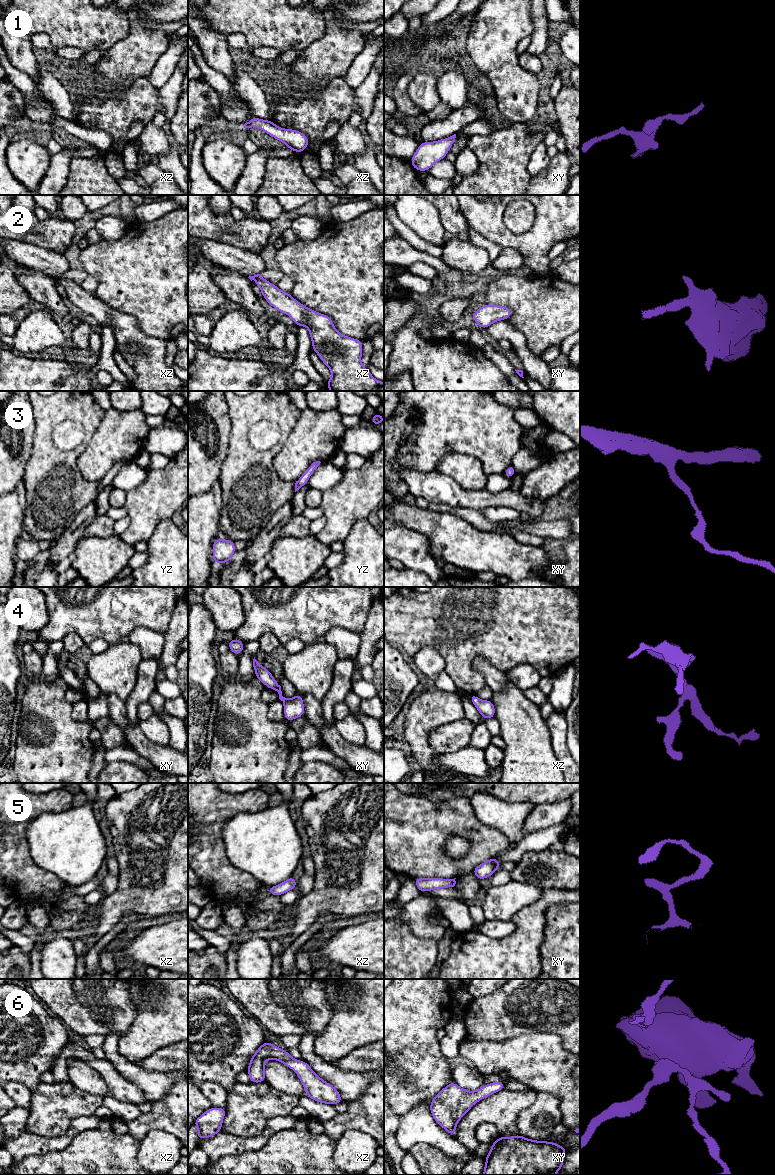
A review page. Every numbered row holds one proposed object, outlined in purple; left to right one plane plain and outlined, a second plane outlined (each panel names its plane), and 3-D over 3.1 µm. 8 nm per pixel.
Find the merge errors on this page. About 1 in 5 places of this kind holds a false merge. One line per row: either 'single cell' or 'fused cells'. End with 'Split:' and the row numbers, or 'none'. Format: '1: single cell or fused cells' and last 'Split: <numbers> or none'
1: single cell
2: single cell
3: single cell
4: single cell
5: single cell
6: single cell
Split: none

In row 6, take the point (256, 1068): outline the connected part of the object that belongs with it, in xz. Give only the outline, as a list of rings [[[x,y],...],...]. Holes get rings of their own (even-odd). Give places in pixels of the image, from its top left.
[[[264,1042],[251,1057],[247,1073],[250,1083],[265,1082],[265,1061],[277,1060],[295,1071],[299,1077],[306,1096],[320,1103],[336,1105],[343,1102],[338,1090],[331,1084],[321,1079],[311,1067],[303,1060],[299,1061],[290,1056],[272,1043]]]

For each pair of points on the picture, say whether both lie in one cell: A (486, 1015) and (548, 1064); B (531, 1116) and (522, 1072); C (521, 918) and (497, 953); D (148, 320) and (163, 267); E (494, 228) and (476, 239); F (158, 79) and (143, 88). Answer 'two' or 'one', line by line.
A: two
B: two
C: one
D: one
E: two
F: two

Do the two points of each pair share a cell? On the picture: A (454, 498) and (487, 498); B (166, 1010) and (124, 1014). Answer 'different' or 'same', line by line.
A: same
B: different

